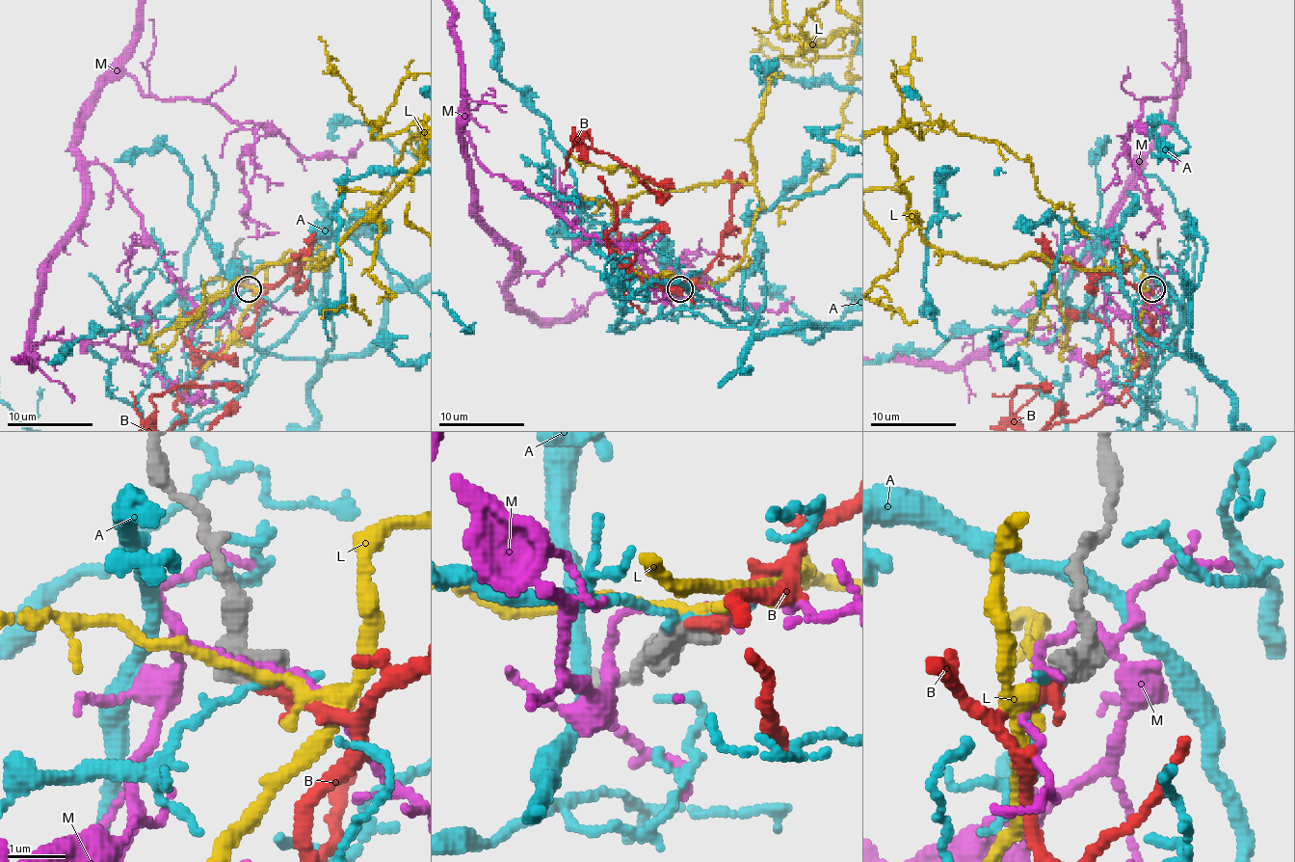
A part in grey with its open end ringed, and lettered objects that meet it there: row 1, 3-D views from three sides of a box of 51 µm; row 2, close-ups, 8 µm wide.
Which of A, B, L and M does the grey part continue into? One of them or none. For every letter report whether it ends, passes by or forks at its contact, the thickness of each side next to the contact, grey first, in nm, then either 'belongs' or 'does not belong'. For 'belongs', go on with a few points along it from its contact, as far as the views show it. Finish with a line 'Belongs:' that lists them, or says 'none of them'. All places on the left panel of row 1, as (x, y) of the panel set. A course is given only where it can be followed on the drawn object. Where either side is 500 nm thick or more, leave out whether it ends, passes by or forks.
A: 550 nm thick on the grey side, 170 nm on the other; does not belong
B: 550 nm thick on the grey side, 280 nm on the other; belongs
L: 550 nm thick on the grey side, 150 nm on the other; does not belong
M: 500 nm thick on the grey side, 100 nm on the other; does not belong
Belongs: B

